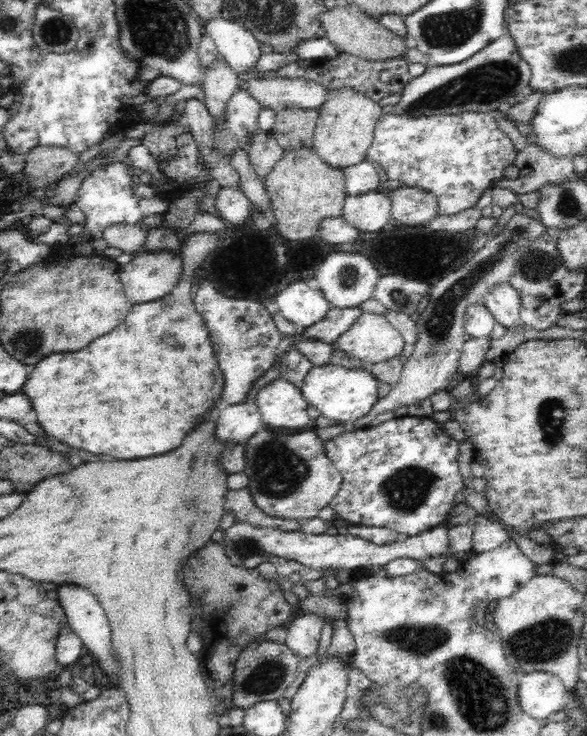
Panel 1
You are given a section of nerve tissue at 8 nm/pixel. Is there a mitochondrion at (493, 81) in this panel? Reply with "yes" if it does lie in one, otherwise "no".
yes

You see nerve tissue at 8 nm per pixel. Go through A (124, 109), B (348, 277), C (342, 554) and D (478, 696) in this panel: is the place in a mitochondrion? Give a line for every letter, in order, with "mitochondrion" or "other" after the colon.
A: other
B: mitochondrion
C: other
D: mitochondrion

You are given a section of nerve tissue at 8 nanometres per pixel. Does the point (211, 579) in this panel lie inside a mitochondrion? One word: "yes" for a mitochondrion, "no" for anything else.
no

